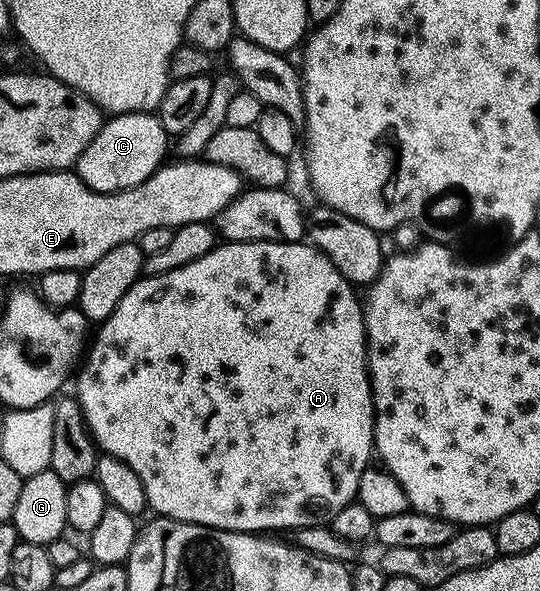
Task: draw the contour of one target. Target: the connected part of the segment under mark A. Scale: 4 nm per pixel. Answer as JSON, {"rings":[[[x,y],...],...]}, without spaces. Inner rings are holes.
{"rings":[[[302,240],[302,241],[299,241],[299,242],[225,242],[225,243],[224,243],[224,244],[218,244],[218,245],[216,245],[216,246],[214,246],[214,248],[213,248],[213,250],[212,250],[212,251],[211,251],[211,252],[207,252],[207,256],[199,256],[199,260],[191,260],[191,264],[183,264],[183,265],[182,265],[182,266],[180,266],[180,267],[179,267],[179,268],[175,268],[175,269],[174,269],[174,270],[172,270],[172,271],[171,271],[171,272],[167,272],[167,273],[166,273],[166,274],[160,274],[160,275],[159,275],[159,276],[155,276],[155,277],[154,277],[154,278],[151,278],[151,277],[148,277],[148,276],[145,276],[145,277],[142,277],[142,278],[141,278],[141,279],[140,279],[140,280],[138,280],[138,282],[136,282],[136,284],[135,284],[135,285],[133,285],[133,287],[131,287],[131,288],[130,288],[130,289],[129,289],[129,291],[128,291],[128,292],[127,292],[127,296],[123,296],[123,300],[119,300],[119,304],[118,304],[118,305],[117,305],[117,307],[116,307],[116,308],[115,308],[115,312],[111,312],[111,316],[110,316],[110,317],[109,317],[109,319],[107,319],[107,320],[106,320],[106,321],[105,321],[105,322],[102,322],[102,323],[100,323],[100,325],[98,325],[98,326],[97,326],[97,327],[96,327],[96,330],[95,330],[95,333],[94,333],[94,334],[93,334],[93,335],[92,335],[92,338],[91,338],[91,345],[90,345],[90,346],[89,346],[89,347],[88,347],[88,350],[87,350],[87,353],[86,353],[86,354],[85,354],[85,355],[84,355],[84,358],[83,358],[83,361],[82,361],[82,362],[81,362],[81,363],[80,363],[80,366],[79,366],[79,369],[78,369],[78,370],[77,370],[77,371],[76,371],[76,374],[75,374],[75,382],[76,382],[76,378],[77,378],[77,391],[75,391],[75,397],[76,397],[76,399],[77,399],[77,402],[78,402],[78,404],[79,404],[79,405],[80,405],[80,406],[81,406],[81,411],[82,411],[82,412],[83,412],[83,416],[84,416],[84,417],[85,417],[85,422],[86,422],[86,424],[88,424],[88,425],[89,425],[89,433],[90,433],[90,434],[92,434],[92,436],[93,436],[93,441],[94,441],[94,442],[96,442],[96,443],[97,443],[97,449],[98,449],[98,451],[101,451],[101,452],[104,452],[104,453],[105,453],[105,454],[106,454],[106,455],[108,455],[108,457],[110,457],[110,458],[118,458],[118,459],[119,459],[119,460],[123,460],[123,464],[131,464],[131,468],[135,468],[135,476],[139,476],[139,480],[143,480],[143,492],[147,492],[147,500],[148,500],[148,501],[149,501],[149,506],[150,506],[150,507],[152,507],[152,509],[154,509],[154,508],[155,508],[155,509],[157,509],[157,511],[156,511],[156,513],[157,513],[157,514],[158,514],[158,515],[161,515],[161,516],[164,516],[164,517],[167,517],[167,518],[173,518],[173,519],[174,519],[174,520],[175,520],[175,521],[177,521],[177,522],[194,522],[194,523],[195,523],[195,524],[199,524],[199,525],[200,525],[200,526],[213,526],[213,527],[215,527],[215,528],[216,528],[216,529],[217,529],[217,530],[239,530],[239,531],[242,531],[242,532],[277,532],[277,531],[273,531],[273,530],[286,530],[286,532],[292,532],[292,531],[294,531],[294,530],[296,530],[296,529],[298,529],[298,528],[300,528],[300,527],[302,527],[302,526],[319,526],[319,525],[322,525],[322,524],[325,524],[325,523],[328,523],[328,522],[329,522],[329,521],[330,521],[330,520],[331,520],[331,519],[332,519],[332,518],[333,518],[333,517],[334,517],[334,516],[335,516],[335,512],[339,512],[339,508],[343,508],[343,507],[344,507],[344,506],[346,506],[346,504],[347,504],[347,503],[348,503],[348,502],[352,502],[352,501],[354,501],[354,499],[356,499],[356,496],[357,496],[357,489],[358,489],[358,488],[359,488],[359,476],[363,476],[363,472],[364,472],[364,471],[365,471],[365,470],[368,470],[368,469],[370,469],[370,466],[371,466],[371,462],[369,462],[369,457],[370,457],[370,458],[371,458],[371,459],[372,459],[372,458],[373,458],[373,457],[374,457],[374,454],[375,454],[375,447],[374,447],[374,444],[373,444],[373,389],[372,389],[372,388],[371,388],[371,384],[370,384],[370,383],[369,383],[369,349],[368,349],[368,348],[367,348],[367,344],[366,344],[366,343],[365,343],[365,312],[364,312],[364,309],[363,309],[363,302],[362,302],[362,299],[361,299],[361,298],[360,298],[360,297],[359,297],[359,294],[358,294],[358,298],[357,298],[357,294],[356,294],[356,293],[357,293],[357,294],[358,294],[358,291],[357,291],[357,290],[356,290],[356,289],[355,289],[355,287],[354,287],[354,285],[353,285],[353,283],[352,283],[352,282],[348,282],[348,280],[346,280],[346,279],[345,279],[345,278],[344,278],[344,277],[343,277],[343,275],[342,275],[342,274],[341,274],[341,273],[340,273],[340,272],[339,272],[339,268],[335,268],[335,264],[331,264],[331,260],[327,260],[327,256],[326,256],[326,255],[325,255],[325,253],[323,253],[323,252],[322,252],[322,251],[321,251],[321,250],[319,250],[319,249],[317,249],[317,247],[316,247],[316,246],[314,246],[314,245],[312,245],[312,244],[310,244],[310,243],[309,243],[309,242],[308,242],[308,241],[305,241],[305,240]]]}

